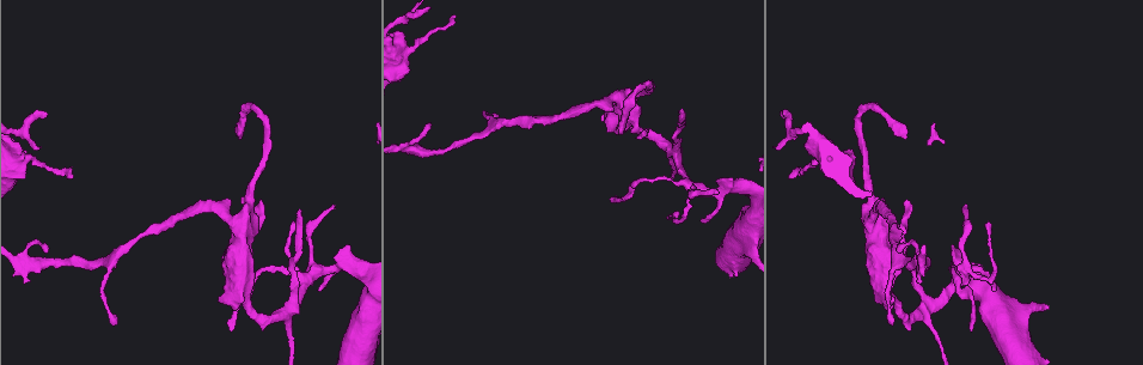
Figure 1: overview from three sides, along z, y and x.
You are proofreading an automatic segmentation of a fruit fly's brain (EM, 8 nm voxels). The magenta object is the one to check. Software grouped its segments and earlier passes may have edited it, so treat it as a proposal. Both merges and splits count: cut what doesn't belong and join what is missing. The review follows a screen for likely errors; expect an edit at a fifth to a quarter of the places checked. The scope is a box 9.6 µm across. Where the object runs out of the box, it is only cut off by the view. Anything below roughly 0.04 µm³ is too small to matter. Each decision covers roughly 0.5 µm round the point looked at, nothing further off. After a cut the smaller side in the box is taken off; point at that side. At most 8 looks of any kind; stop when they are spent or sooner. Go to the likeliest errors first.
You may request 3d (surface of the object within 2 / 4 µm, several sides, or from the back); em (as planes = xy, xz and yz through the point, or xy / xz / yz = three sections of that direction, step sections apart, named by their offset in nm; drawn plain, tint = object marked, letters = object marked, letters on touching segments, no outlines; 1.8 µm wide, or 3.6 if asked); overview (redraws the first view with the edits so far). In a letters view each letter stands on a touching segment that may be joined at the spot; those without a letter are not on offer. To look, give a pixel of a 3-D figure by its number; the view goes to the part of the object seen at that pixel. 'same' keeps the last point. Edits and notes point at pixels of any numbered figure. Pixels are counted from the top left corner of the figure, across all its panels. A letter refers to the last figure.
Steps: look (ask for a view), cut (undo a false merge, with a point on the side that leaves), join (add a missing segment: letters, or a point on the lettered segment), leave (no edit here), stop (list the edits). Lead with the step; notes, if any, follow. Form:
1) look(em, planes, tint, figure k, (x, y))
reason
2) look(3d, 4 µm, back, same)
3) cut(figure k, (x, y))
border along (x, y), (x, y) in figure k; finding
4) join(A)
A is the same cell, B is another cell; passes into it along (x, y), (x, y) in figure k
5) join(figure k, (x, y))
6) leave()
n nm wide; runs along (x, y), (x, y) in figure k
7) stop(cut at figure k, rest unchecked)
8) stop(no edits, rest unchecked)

look(em, planes, tint, figure 1, (928, 307))

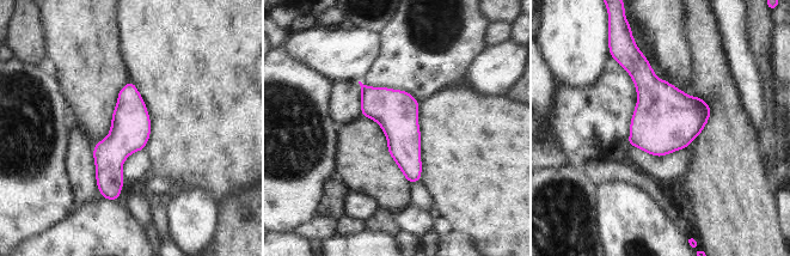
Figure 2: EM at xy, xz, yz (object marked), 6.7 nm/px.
look(em, planes, letters, same)
see the neighbours

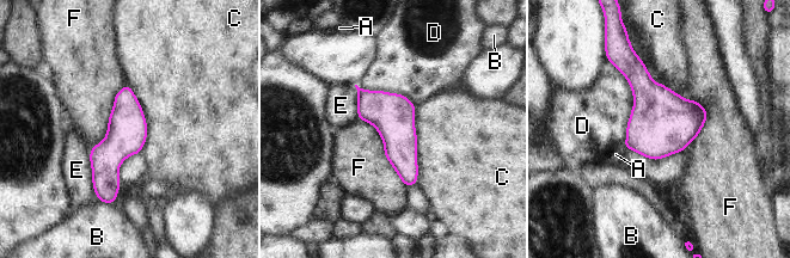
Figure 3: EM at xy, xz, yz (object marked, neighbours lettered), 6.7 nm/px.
leave()
D touches over 600 nm; A, B, C, D, E and F are other cells; border along (357, 118), (375, 129), (406, 188) in figure 3; one neuron here

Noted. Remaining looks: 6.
look(3d, 4 µm, figure 1, (919, 281))
an open end

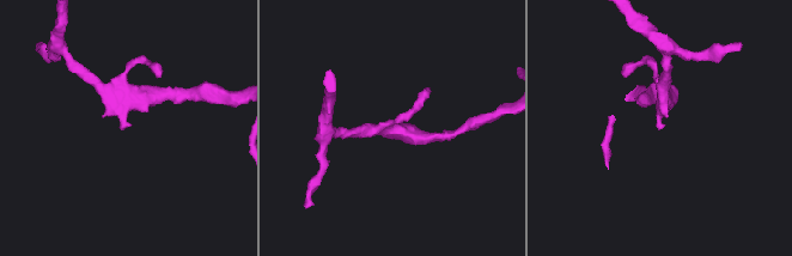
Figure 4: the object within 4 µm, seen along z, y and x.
look(em, 3.6 µm, planes, letters, figure 4, (123, 127))

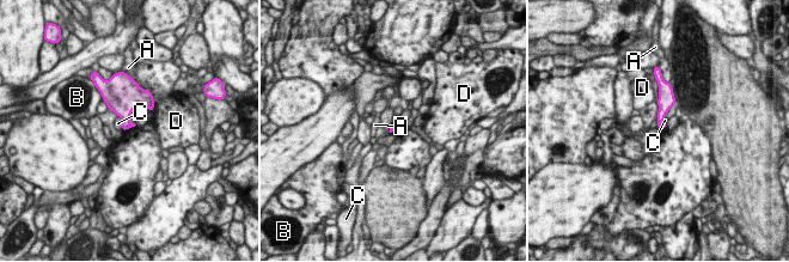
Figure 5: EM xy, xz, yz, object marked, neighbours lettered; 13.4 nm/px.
leave()
A, B, C and D are other cells; border along (118, 115), (122, 129) in figure 5; none of them fits

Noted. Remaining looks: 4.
look(3d, 4 µm, figure 1, (300, 212))
tapers out

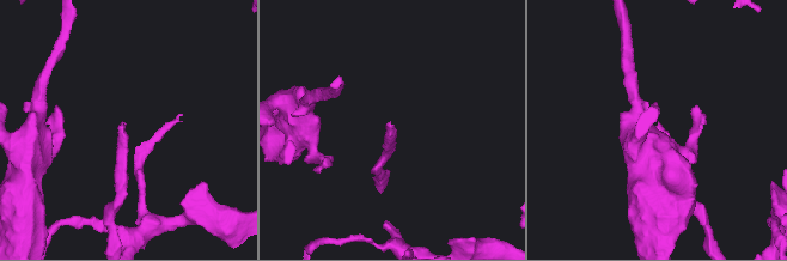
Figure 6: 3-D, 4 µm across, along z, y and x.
look(em, planes, letters, figure 6, (122, 123))

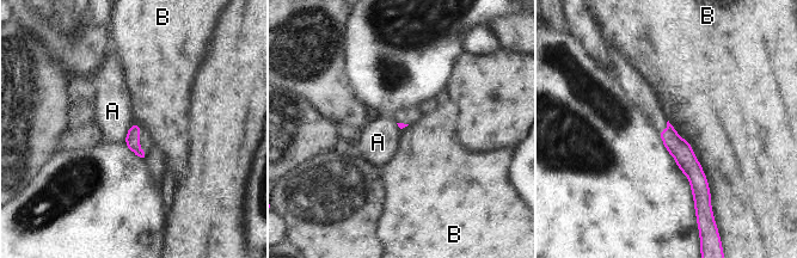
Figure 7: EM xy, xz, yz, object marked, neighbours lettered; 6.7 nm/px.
leave()
A and B are other cells; border along (686, 139), (705, 174), (711, 197) in figure 7; no lettered segment goes on from it

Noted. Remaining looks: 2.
stop(no edits, rest unchecked)

